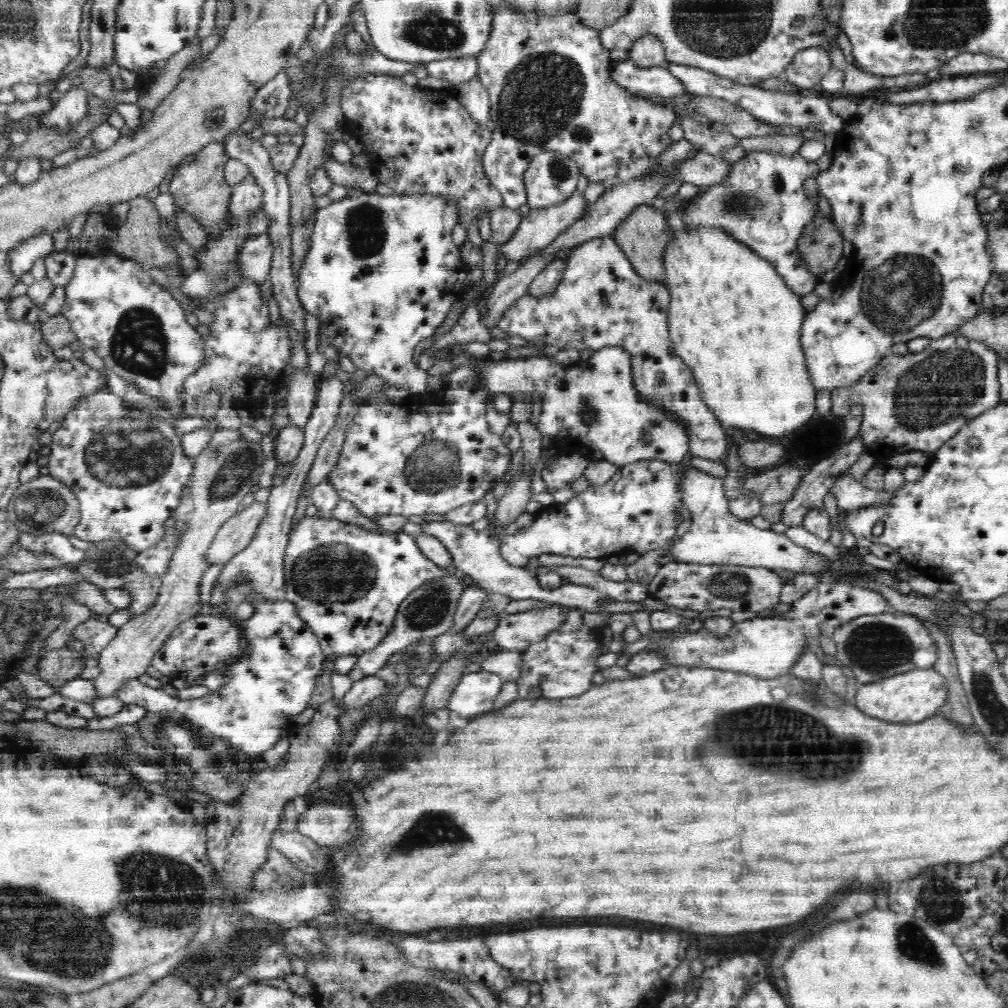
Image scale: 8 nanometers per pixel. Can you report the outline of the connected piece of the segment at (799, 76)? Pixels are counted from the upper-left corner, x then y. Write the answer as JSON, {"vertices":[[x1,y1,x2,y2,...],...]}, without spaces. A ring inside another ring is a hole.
{"vertices":[[812,46,798,51,784,72,783,79,802,89,815,90,832,62,828,50,822,46]]}

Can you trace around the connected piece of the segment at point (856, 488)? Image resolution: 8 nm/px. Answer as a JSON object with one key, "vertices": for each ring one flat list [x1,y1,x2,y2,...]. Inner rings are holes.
{"vertices":[[840,474,834,484,830,491,837,499,838,508,848,513,874,507,891,507,895,499,886,490,876,492,864,489,860,483,852,481,848,474]]}

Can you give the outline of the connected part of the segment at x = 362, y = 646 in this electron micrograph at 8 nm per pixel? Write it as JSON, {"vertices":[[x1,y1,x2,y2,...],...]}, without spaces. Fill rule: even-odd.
{"vertices":[[305,515,300,518,296,524,293,525,289,534,289,543,286,548,284,558,284,570,285,570,285,583,287,588,287,600,294,605,296,609,297,617,304,621,304,624,308,626,310,631,316,635,320,649,323,652,325,658,342,658,342,657,354,657,360,658,364,652,374,650,378,648,380,643,392,632,395,625,395,618,397,617,399,606,421,586,426,584,434,584,434,582,440,582,449,576,449,572,446,568,438,566,435,562,432,562,429,558,426,558,418,547,414,543,412,536,402,531,390,534,376,534,372,531,366,531,363,528,359,528,356,525,350,523,344,523,334,518,326,518,320,516,308,516]]}

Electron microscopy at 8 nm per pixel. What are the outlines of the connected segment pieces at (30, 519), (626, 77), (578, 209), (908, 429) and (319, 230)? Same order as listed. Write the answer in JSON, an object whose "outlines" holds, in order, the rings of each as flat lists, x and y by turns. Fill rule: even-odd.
{"outlines":[[[38,475,29,482,22,483,12,494,12,500,5,508,8,521,20,531,20,534,41,536,68,535,80,518,80,509,72,491,60,485,60,481,50,475]],[[630,58,610,60,608,73,610,79,632,97,654,100,660,97,678,96,685,90,669,69,640,68]],[[576,190,572,196,558,205,544,209,531,209,530,214,522,219,518,231,514,234,514,238,503,246,499,246,500,254,504,254,509,260,521,262,532,253,543,250,546,246,552,244,564,232,568,232,577,220,586,216,590,206,592,206,592,203,586,199,586,192]],[[956,333,947,334,946,337,930,341,929,345,921,352,910,353,907,355,895,355,891,352,886,354,884,358,880,359,880,362,876,363,868,372,865,372,850,386,834,386,831,390,831,404,832,404,832,416,834,418,846,418,852,410,852,406,858,406,862,408,862,421,858,432,858,437,865,449,865,453,868,454,874,460,887,462,889,458,898,457,900,454,912,453,913,451,920,451,926,453,935,454,946,441,949,441,955,434,959,433,960,428,964,428,967,425,968,420,972,421,972,418,980,417,987,410,994,408,994,406,1000,404,998,400,998,392,1000,385,998,385,998,369,996,369,997,352,994,348,990,348,985,342,982,342,978,338,970,338,967,334]],[[362,194,358,198,345,197,343,200,334,201,326,208,320,208,315,217,315,225,312,232,311,242,304,258,301,259,300,266,296,268,296,292,300,305,304,308,305,314,312,314,318,318,320,326,318,328,318,346,324,345,325,348,336,349,338,354,344,354,352,364,355,370,362,370,366,374,376,374,385,379,394,387,408,389,413,396,419,393,425,393,426,380,428,380,427,371,415,368,412,363,412,356,416,344,422,340,434,336,436,328,440,326,447,317,452,305,461,301,464,296,466,285,466,276,470,267,465,265,460,259,460,247,455,247,452,241,452,230,457,221,457,210,453,206,446,206,440,198,413,197,413,196,369,196]]]}

